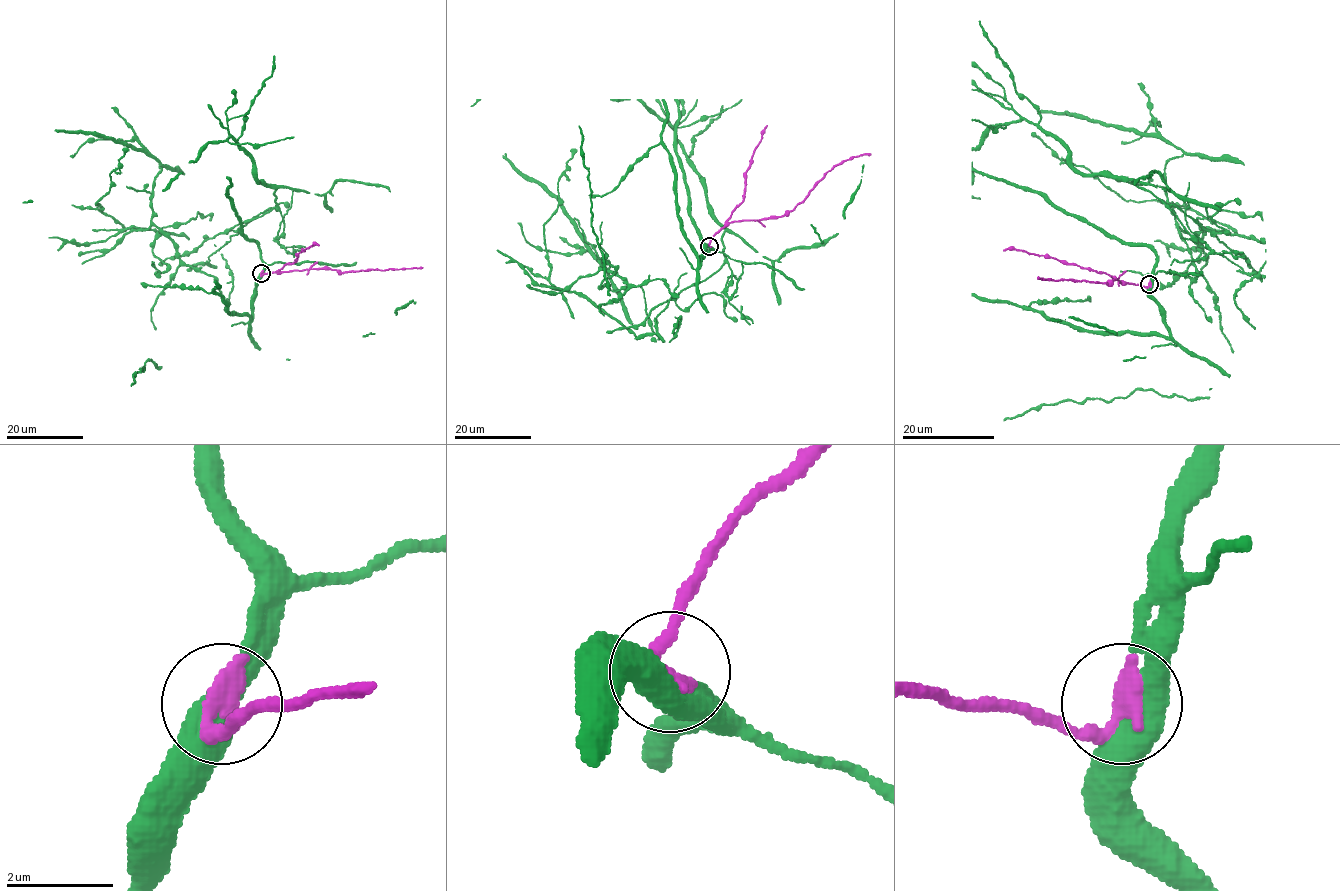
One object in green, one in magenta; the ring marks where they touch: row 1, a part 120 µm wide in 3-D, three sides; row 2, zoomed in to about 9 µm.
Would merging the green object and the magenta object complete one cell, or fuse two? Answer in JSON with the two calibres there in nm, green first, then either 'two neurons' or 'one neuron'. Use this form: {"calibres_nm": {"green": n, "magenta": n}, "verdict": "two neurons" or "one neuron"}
{"calibres_nm": {"green": 500, "magenta": 360}, "verdict": "one neuron"}

